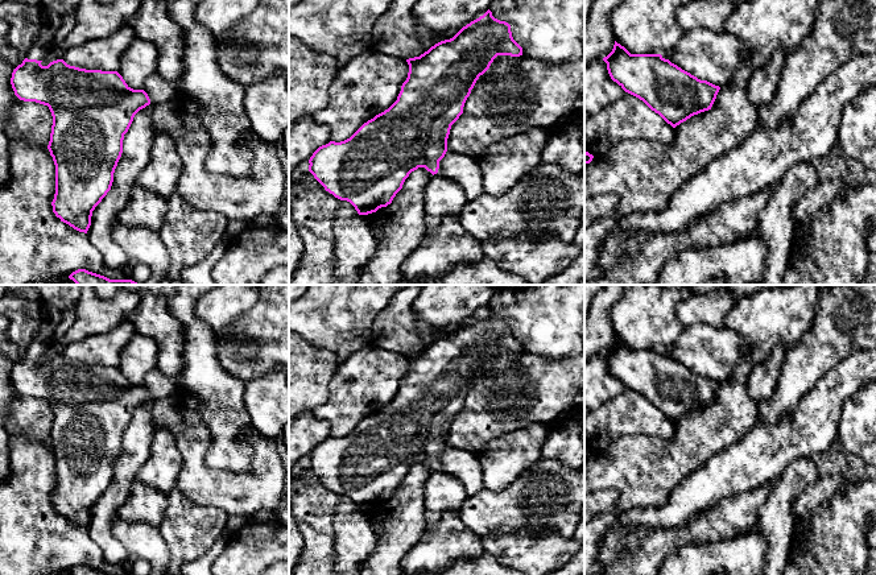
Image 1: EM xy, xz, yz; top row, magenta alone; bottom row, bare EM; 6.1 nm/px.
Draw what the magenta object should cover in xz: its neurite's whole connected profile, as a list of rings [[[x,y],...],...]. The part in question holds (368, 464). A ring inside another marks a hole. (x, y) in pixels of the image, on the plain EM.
[[[488,305],[453,334],[435,339],[420,352],[406,355],[409,368],[397,396],[364,418],[350,434],[319,442],[309,455],[309,467],[326,487],[350,497],[359,510],[391,500],[405,475],[418,463],[456,476],[467,496],[480,492],[484,483],[478,454],[449,447],[447,434],[476,376],[497,351],[520,352],[522,343],[513,335],[511,320],[495,314]]]

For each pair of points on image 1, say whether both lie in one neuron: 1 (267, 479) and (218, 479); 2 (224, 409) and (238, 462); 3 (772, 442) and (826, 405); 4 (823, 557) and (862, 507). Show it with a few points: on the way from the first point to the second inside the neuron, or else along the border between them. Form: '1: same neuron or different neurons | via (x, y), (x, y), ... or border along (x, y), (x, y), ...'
1: same neuron | via (255, 480), (230, 480)
2: same neuron | via (226, 422), (228, 449)
3: same neuron | via (785, 441), (794, 437), (813, 418)
4: same neuron | via (835, 545), (838, 530), (850, 518)

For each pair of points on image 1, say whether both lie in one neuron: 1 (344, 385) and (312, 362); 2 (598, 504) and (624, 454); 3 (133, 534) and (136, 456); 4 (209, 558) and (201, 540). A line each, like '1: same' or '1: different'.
1: different
2: different
3: different
4: different

